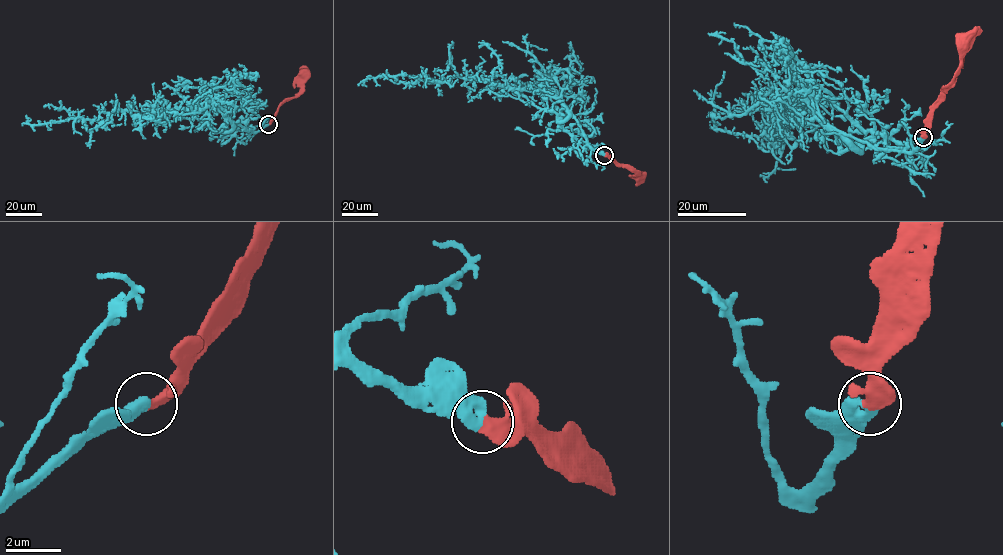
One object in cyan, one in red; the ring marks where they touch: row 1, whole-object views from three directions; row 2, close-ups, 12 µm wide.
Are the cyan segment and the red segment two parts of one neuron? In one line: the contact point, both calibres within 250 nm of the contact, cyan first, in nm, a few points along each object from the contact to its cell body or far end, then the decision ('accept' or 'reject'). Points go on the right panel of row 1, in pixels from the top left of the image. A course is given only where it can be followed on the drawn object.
at (923, 137); 480 nm thick on the cyan side, 320 nm on the other; cyan runs (923, 137), (877, 149), (805, 102), (774, 110), (776, 138), (788, 120); red runs (923, 137), (925, 123), (942, 99), (943, 90), (957, 74), (964, 38); accept

